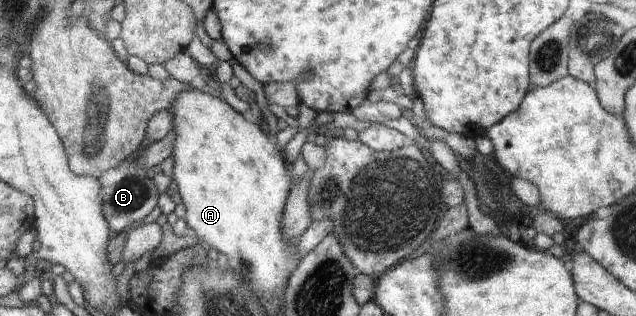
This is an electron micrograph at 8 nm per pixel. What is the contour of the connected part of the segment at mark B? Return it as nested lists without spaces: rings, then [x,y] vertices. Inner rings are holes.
[[[136,154],[98,178],[102,194],[102,214],[107,220],[108,228],[116,235],[143,222],[158,204],[159,194],[154,180],[147,176],[146,168],[138,164],[138,160],[140,156]]]

